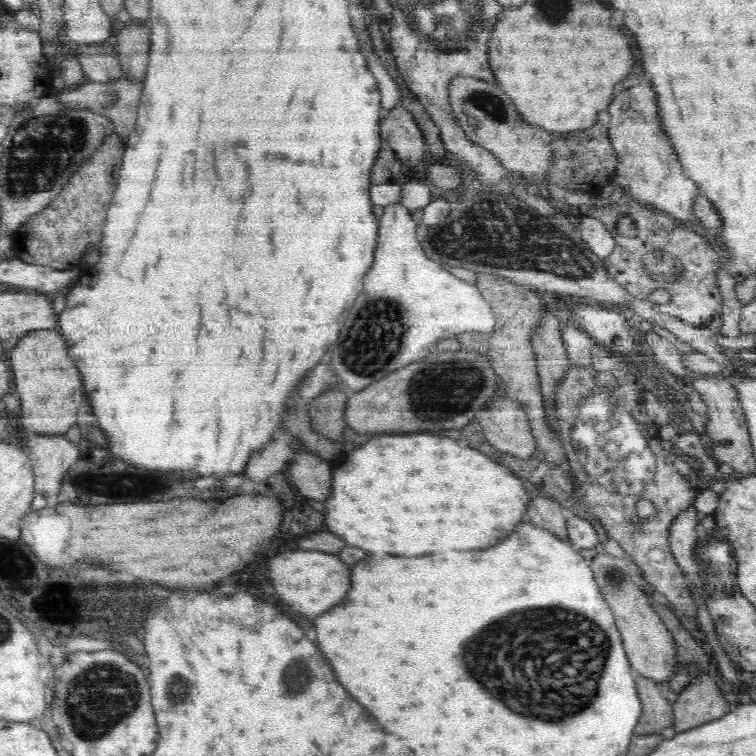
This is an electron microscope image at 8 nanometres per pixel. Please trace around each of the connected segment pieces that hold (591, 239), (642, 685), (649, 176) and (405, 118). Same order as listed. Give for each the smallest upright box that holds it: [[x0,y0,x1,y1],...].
[[578,214,617,259],[634,674,675,735],[608,84,699,226],[379,106,428,166]]

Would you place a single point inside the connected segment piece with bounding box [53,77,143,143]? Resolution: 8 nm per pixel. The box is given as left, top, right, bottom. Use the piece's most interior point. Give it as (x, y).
(119, 100)

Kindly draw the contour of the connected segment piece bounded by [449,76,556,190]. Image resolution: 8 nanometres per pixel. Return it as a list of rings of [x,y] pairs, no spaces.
[[[455,76],[449,84],[450,105],[458,124],[470,142],[489,150],[505,169],[532,180],[544,190],[549,182],[549,171],[554,167],[553,140],[556,137],[536,126],[530,126],[520,118],[512,100],[496,84],[488,84],[477,78]]]

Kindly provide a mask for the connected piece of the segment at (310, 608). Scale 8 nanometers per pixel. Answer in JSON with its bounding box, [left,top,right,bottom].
[264,549,350,620]

